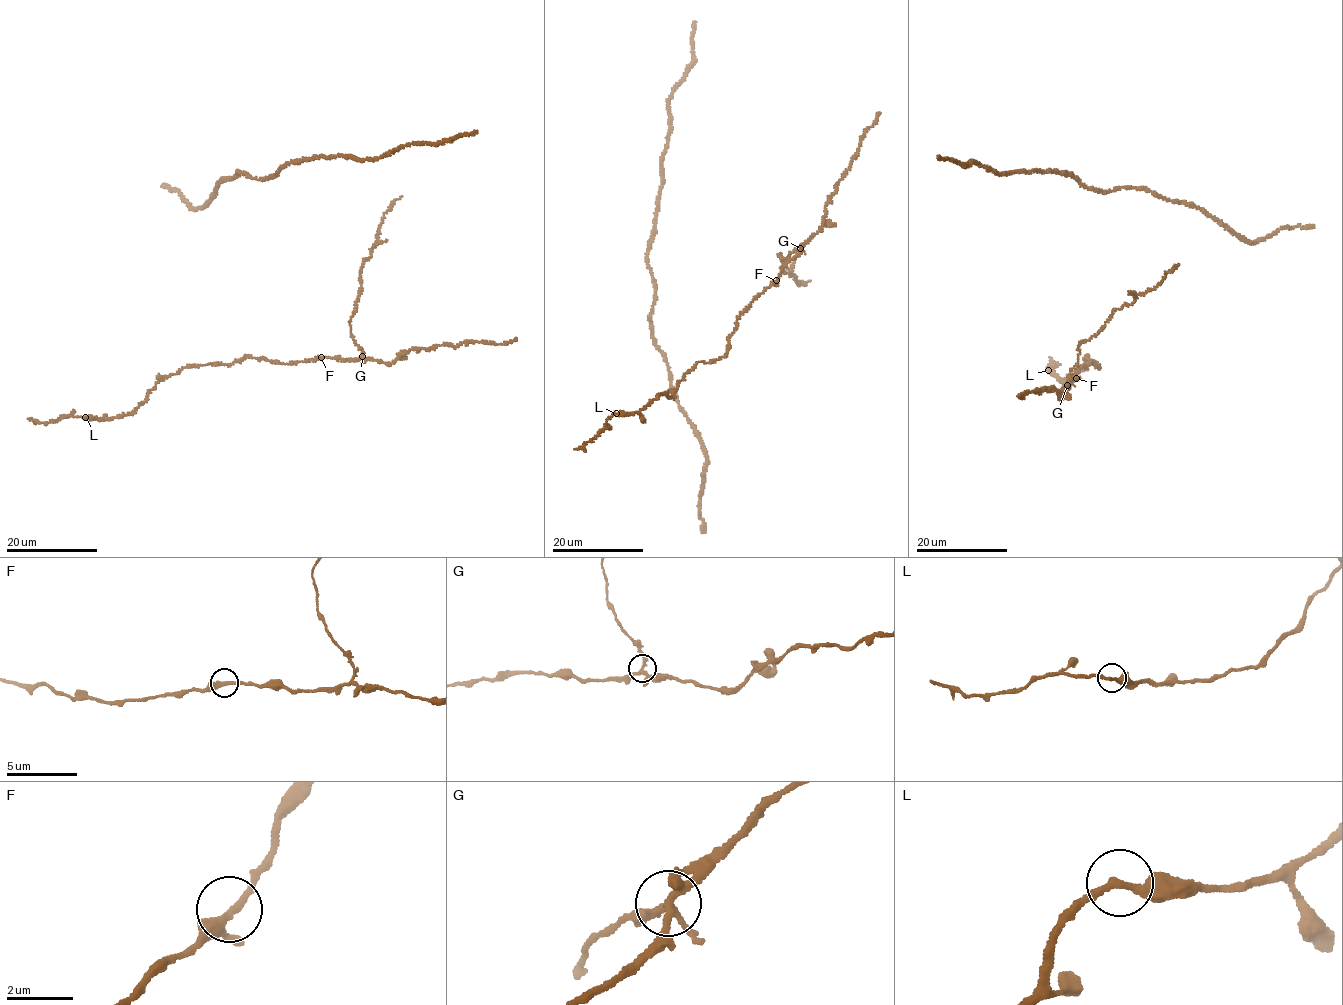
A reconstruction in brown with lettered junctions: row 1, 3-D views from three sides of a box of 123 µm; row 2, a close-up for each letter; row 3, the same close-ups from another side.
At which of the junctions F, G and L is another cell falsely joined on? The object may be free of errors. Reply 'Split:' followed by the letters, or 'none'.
Split: G

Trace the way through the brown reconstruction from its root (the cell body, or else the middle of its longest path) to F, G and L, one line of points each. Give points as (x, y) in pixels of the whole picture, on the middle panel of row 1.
F: (784, 262), (780, 253), (780, 258), (787, 259), (790, 253), (800, 248), (776, 280)
G: (784, 262), (780, 253), (780, 258), (787, 259), (790, 253), (800, 248)
L: (784, 262), (780, 253), (800, 248), (739, 316), (725, 357), (694, 364), (673, 398), (616, 413)

